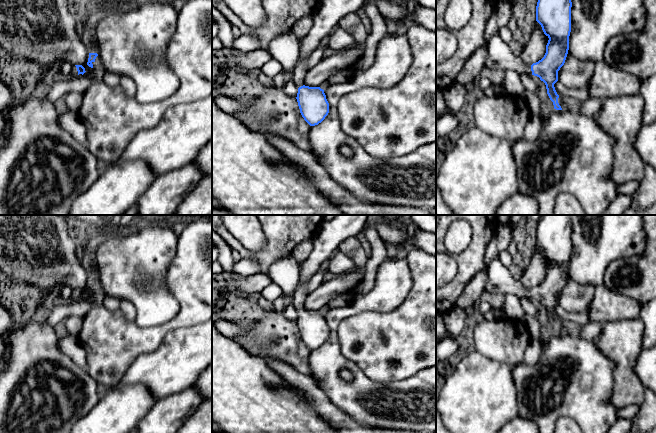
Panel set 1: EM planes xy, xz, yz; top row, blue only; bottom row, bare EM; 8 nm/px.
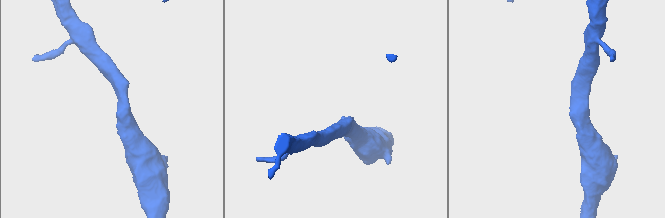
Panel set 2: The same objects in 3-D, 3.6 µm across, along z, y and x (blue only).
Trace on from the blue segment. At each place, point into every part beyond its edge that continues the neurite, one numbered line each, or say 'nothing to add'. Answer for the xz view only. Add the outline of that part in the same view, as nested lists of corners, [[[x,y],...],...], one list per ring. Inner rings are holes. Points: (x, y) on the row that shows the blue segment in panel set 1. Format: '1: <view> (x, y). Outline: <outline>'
1: xz (328, 13). Outline: [[[320,0],[313,13],[314,24],[300,39],[300,58],[293,71],[293,80],[299,88],[304,85],[307,62],[319,47],[323,38],[328,37],[340,20],[350,13],[359,12],[365,0]]]

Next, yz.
1: yz (499, 56). Outline: [[[496,32],[488,43],[484,69],[513,70],[520,75],[532,75],[531,66],[526,65],[520,56],[512,53],[509,45],[502,40],[499,32]]]

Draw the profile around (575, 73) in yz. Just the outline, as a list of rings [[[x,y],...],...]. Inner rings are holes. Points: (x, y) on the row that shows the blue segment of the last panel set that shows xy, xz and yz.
[[[568,50],[564,65],[558,71],[558,81],[567,88],[587,88],[592,80],[595,63],[576,59]]]

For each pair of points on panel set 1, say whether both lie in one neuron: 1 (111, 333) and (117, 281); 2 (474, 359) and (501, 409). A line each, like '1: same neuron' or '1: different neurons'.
1: different neurons
2: same neuron

